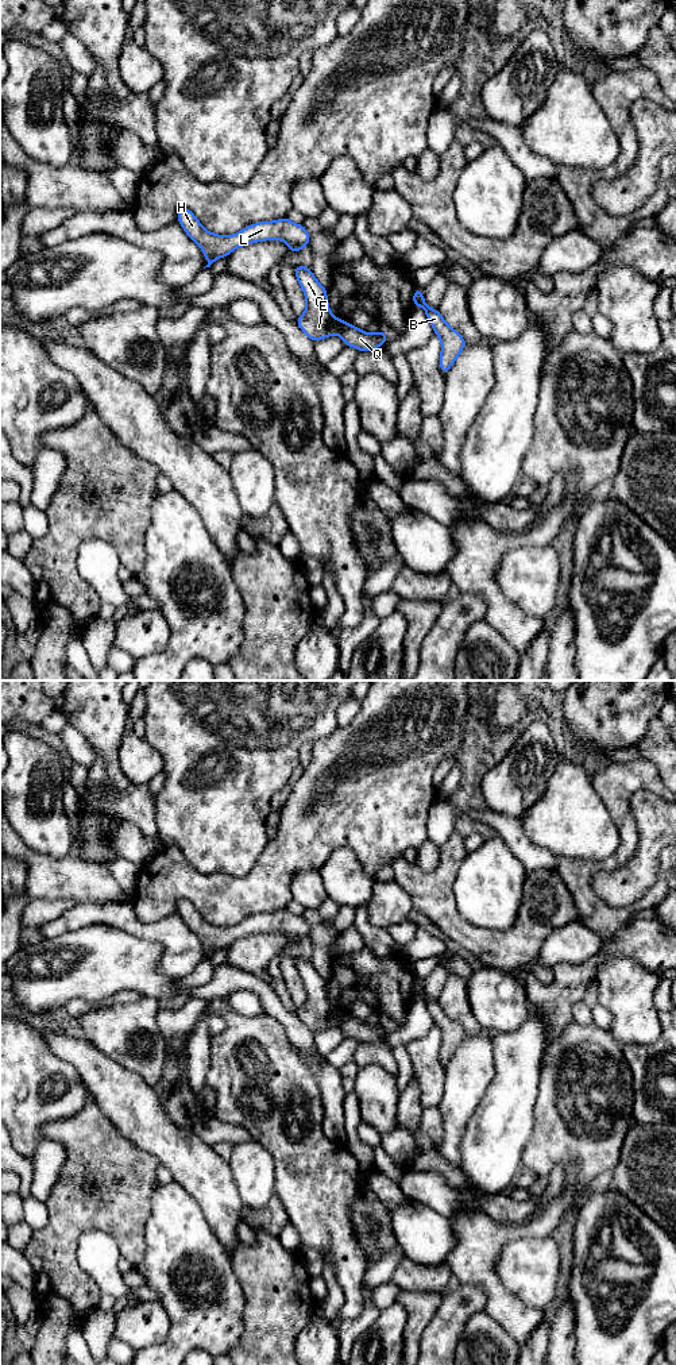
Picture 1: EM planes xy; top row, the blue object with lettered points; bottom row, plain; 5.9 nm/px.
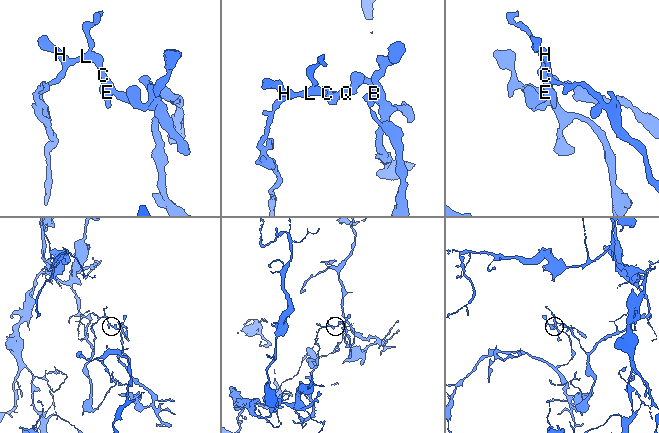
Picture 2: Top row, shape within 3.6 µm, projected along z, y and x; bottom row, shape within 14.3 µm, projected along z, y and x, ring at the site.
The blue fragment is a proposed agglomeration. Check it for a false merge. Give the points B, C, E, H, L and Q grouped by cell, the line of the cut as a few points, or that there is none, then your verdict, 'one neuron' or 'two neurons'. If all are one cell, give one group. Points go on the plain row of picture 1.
groups B Q / C E H L; cut xy (344, 1014), (338, 1024); two neurons

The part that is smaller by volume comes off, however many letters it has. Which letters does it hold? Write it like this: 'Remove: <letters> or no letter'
Remove: B, Q

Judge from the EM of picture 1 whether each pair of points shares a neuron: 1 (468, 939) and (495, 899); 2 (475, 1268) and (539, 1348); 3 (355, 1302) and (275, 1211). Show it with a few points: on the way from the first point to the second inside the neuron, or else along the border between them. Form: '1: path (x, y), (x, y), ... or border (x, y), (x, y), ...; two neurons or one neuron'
1: border (455, 903), (458, 910), (478, 926), (508, 929); two neurons
2: border (545, 1318), (530, 1337), (520, 1345); two neurons
3: border (275, 1195), (285, 1210), (288, 1221); two neurons

